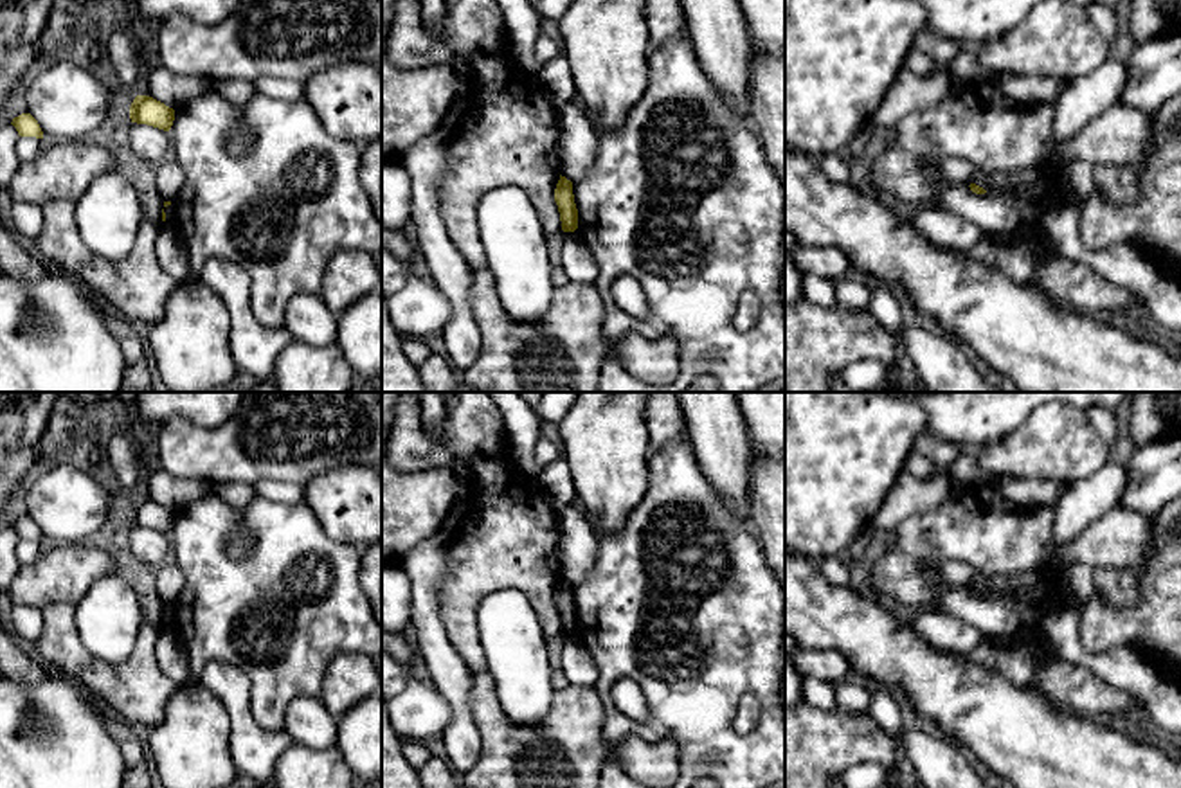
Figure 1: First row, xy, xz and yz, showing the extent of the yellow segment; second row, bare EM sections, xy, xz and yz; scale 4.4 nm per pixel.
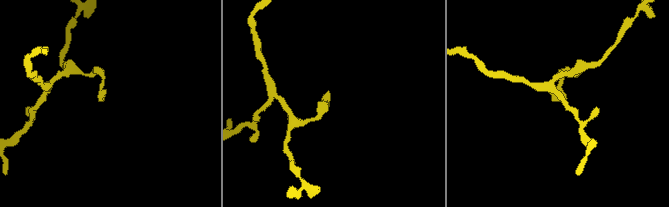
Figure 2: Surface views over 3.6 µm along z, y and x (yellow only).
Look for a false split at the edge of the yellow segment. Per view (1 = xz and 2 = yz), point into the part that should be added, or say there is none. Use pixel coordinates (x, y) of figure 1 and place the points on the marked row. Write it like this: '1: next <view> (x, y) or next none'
1: next none
2: next none

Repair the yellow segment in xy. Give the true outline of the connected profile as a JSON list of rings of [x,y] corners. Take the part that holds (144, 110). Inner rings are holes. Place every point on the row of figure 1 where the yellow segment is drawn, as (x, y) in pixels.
[[[137,95],[130,106],[130,119],[137,124],[169,131],[175,121],[175,110],[149,95]]]

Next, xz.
[[[560,175],[554,189],[554,201],[558,205],[562,230],[574,232],[578,228],[578,209],[572,194],[572,182]]]

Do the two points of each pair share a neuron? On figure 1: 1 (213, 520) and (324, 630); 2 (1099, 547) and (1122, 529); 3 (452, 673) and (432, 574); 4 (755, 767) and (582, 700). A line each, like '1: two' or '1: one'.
1: one
2: one
3: one
4: two

